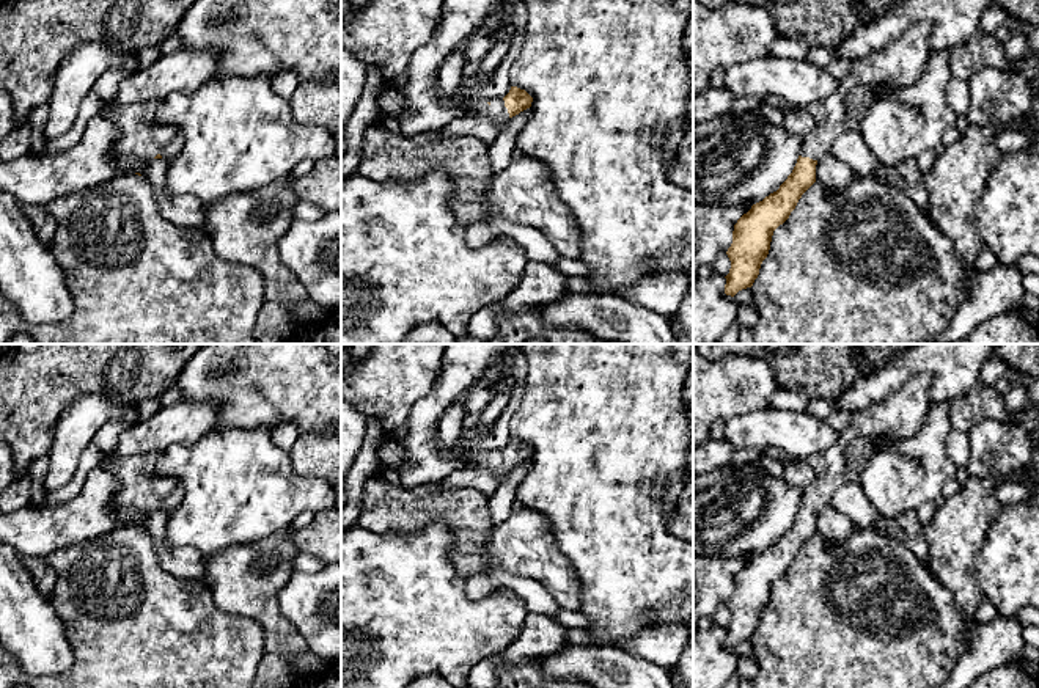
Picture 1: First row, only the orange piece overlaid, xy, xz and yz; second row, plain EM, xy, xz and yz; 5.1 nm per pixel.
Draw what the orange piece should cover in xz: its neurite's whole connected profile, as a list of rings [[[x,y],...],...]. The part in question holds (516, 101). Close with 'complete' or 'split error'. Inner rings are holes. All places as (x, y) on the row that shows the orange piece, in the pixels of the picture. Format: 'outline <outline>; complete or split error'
outline [[[511,86],[503,99],[494,99],[475,107],[475,116],[492,119],[497,123],[508,123],[512,116],[531,107],[533,97],[517,86]]]; split error

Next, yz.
outline [[[916,22],[883,47],[854,61],[839,88],[827,99],[808,107],[816,127],[803,138],[797,163],[780,188],[743,214],[732,231],[732,243],[726,254],[731,261],[725,276],[725,294],[734,297],[751,287],[767,258],[773,231],[795,209],[802,195],[816,182],[817,160],[828,152],[832,143],[844,132],[858,129],[866,110],[863,105],[852,112],[844,99],[857,86],[901,90],[912,86],[923,74],[932,57],[929,35],[932,24]]]; split error

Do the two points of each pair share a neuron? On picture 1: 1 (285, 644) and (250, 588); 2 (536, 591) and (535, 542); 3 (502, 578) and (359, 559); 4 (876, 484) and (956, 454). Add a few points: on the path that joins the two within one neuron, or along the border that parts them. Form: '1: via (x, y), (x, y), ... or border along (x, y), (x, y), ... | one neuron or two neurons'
1: via (279, 630), (260, 602) | one neuron
2: border along (500, 570), (536, 580), (560, 608) | two neurons
3: border along (503, 588), (477, 600), (470, 600), (462, 589) | two neurons
4: border along (951, 428), (947, 437), (947, 454), (956, 467) | two neurons

